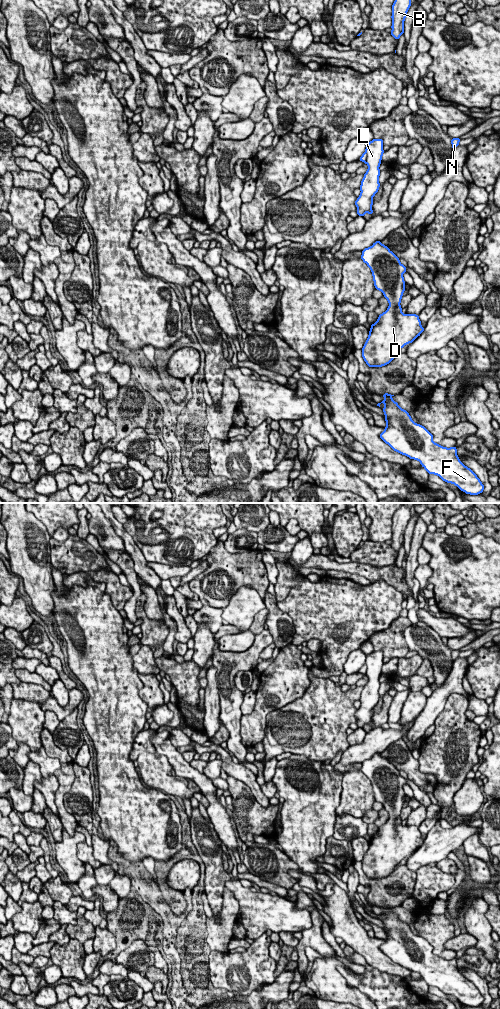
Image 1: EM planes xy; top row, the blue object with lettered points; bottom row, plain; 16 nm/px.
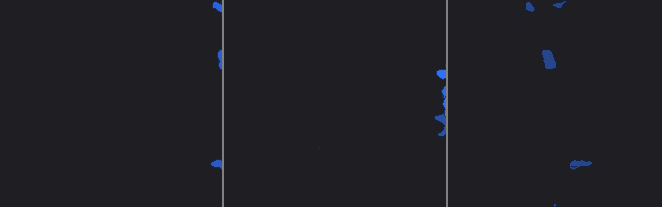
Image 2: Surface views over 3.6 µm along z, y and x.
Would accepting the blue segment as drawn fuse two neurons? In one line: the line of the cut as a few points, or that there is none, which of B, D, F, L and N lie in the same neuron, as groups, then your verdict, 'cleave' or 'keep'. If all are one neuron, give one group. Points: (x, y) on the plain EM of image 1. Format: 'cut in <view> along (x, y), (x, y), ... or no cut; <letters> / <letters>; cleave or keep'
cut in xy along (365, 663), (366, 674); B D F L / N; cleave

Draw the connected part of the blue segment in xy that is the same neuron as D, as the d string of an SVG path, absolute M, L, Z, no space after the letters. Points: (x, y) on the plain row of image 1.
M376 753L362 763L361 771L372 784L376 802L380 802L389 814L387 822L371 837L361 861L369 879L382 879L389 876L402 859L420 848L424 840L418 827L402 825L403 785L407 782L399 770L381 753Z

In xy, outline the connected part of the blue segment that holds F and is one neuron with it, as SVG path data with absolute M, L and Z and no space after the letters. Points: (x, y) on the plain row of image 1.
M388 905L383 906L385 912L381 915L385 916L382 922L387 938L379 947L380 950L394 963L410 971L418 972L429 986L438 987L443 993L456 997L466 1006L478 1007L482 1005L484 997L477 987L460 973L457 968L457 959L446 960L434 955L433 947L424 938L414 935L409 925L400 920L398 915L392 911L393 908Z

